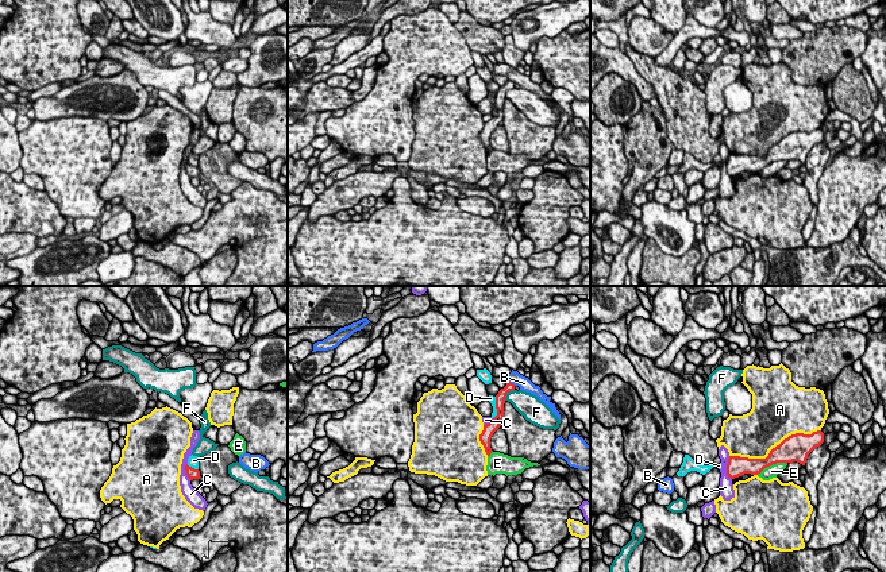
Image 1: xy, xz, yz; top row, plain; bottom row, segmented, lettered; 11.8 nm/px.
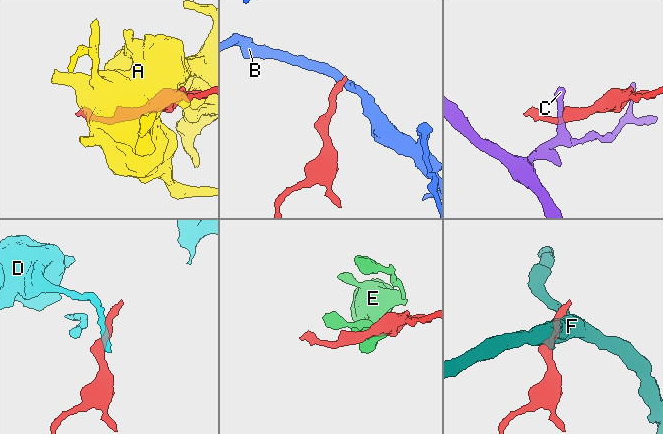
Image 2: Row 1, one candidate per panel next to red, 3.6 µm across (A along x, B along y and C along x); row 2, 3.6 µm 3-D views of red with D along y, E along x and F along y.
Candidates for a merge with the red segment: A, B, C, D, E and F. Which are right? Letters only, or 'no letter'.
no letter

